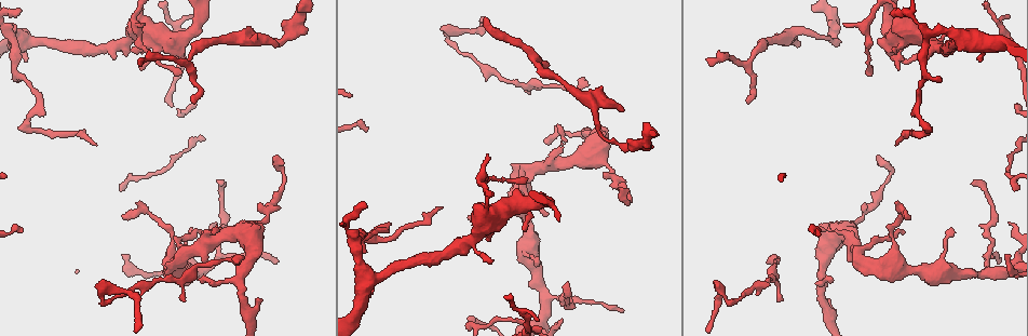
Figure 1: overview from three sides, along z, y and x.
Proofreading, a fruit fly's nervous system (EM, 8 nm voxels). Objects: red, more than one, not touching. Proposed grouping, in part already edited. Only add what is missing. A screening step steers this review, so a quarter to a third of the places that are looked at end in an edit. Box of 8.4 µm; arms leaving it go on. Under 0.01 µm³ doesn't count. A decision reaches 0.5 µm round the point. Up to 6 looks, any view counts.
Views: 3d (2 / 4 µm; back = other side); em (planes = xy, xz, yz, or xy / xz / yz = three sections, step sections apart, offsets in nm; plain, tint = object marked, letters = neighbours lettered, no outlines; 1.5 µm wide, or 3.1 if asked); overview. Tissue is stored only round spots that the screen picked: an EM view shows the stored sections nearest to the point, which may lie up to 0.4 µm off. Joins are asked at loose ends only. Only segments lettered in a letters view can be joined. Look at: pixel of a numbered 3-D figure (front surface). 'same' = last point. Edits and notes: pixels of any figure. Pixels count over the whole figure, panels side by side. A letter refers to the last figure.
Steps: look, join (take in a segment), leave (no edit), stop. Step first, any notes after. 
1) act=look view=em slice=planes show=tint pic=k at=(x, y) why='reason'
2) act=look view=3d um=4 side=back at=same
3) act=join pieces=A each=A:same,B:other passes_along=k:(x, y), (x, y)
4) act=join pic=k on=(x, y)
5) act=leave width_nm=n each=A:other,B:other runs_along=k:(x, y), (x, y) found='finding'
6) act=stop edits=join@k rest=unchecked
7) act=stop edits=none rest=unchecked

act=look view=3d um=2 pic=1 at=(96, 144) why='an open end'

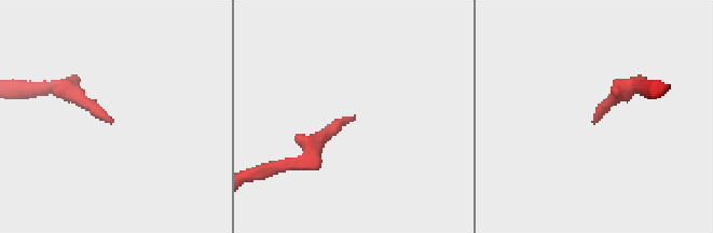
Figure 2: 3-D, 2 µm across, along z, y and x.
act=look view=em slice=planes show=letters pic=2 at=(113, 119) why='need the tissue'

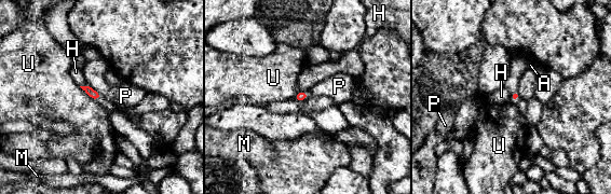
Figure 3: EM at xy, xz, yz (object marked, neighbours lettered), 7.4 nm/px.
act=leave each=A:other,H:other,M:other,P:other,U:other found='no lettered segment goes on from it'

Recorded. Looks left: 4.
act=look view=em slice=xy step=8 show=tint pic=1 at=(831, 280) why='free end'

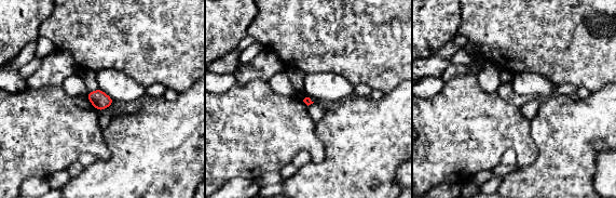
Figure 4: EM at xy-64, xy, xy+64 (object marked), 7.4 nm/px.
act=look view=em slice=planes show=letters at=same

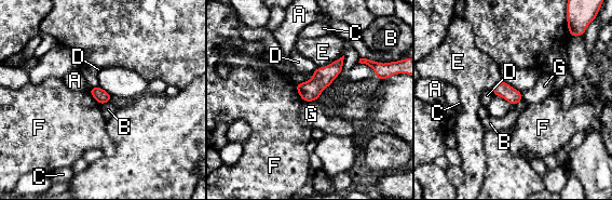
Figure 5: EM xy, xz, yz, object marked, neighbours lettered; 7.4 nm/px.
act=leave each=A:other,B:other,C:other,D:other,E:other,F:other,G:other found='no lettered segment goes on from it'

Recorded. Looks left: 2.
act=look view=em slice=xy step=4 show=tint pic=1 at=(900, 231) why='an open end'

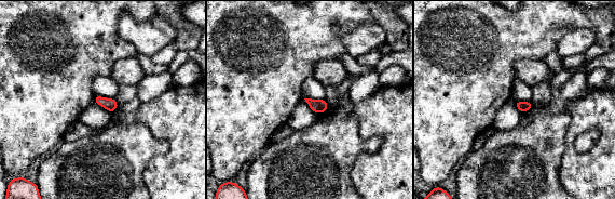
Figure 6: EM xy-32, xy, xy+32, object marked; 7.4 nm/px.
act=look view=em slice=planes show=letters at=same

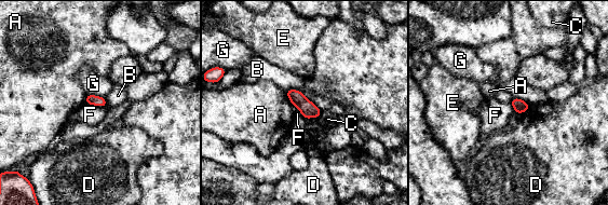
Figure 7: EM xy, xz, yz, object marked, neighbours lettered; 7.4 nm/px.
act=leave width_nm=80 each=A:other,B:other,C:other,D:other,E:other,F:other,G:other border=7:(85, 103), (107, 106) found='none of them fits'

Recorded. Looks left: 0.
act=stop edits=none rest=unchecked

